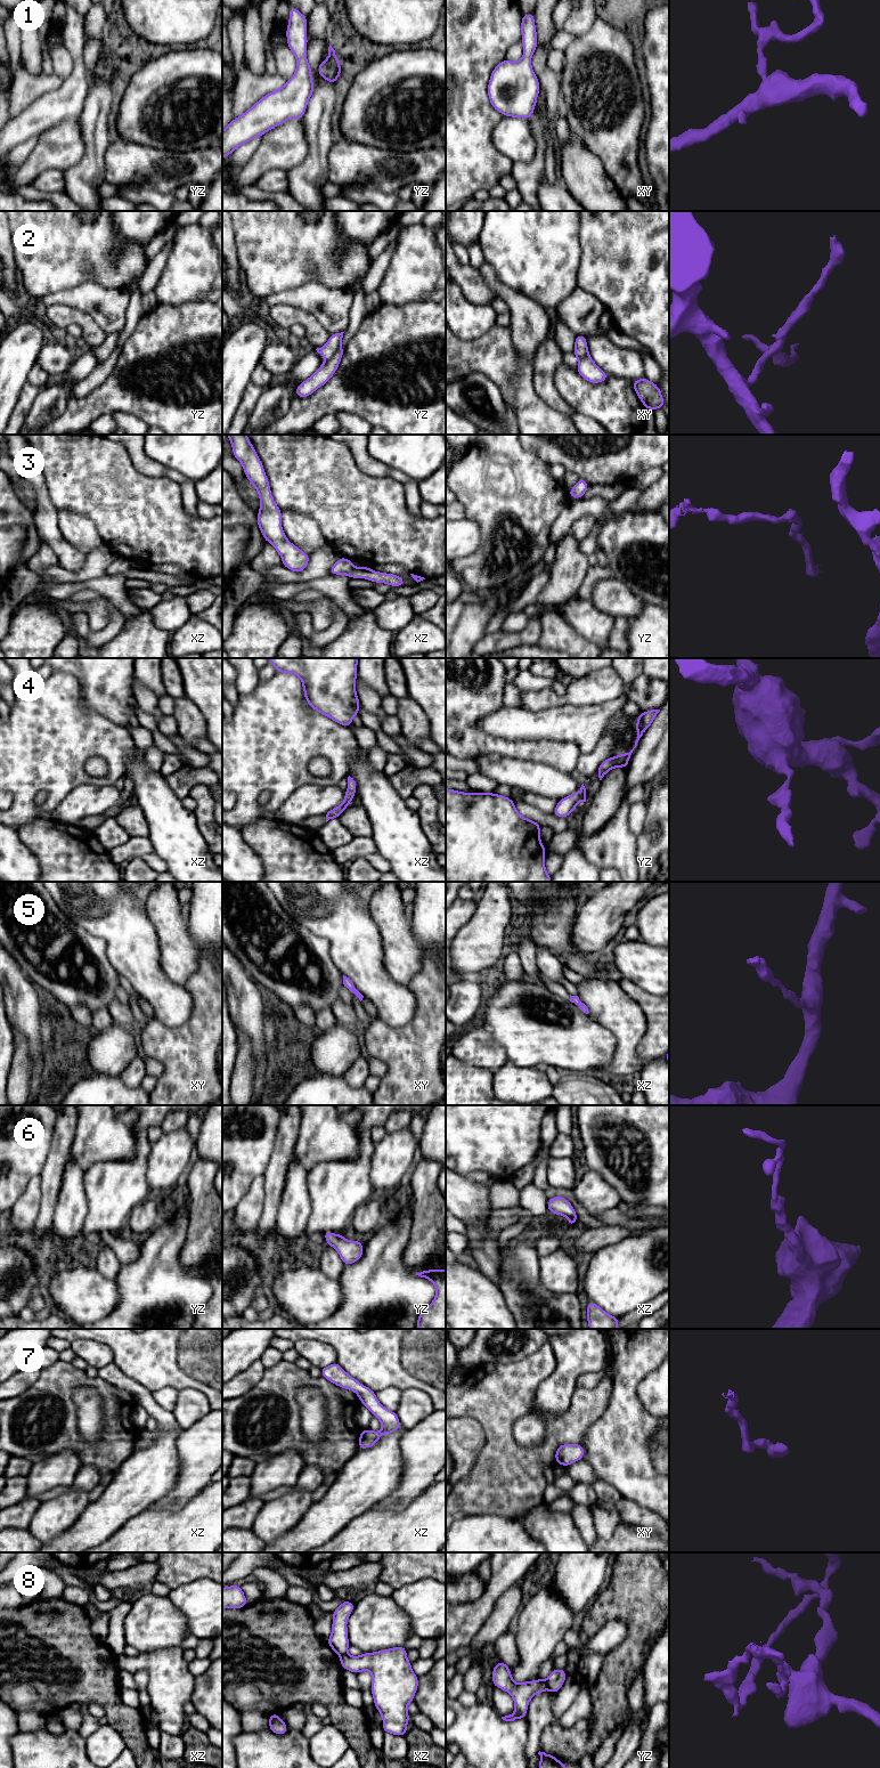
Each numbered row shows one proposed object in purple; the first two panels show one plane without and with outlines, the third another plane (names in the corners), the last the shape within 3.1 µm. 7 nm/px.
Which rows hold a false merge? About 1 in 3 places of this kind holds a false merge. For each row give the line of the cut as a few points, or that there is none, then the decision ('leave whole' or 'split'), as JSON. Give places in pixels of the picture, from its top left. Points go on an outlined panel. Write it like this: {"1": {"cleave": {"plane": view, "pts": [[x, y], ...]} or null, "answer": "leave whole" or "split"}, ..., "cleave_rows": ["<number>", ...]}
{"1": {"cleave": {"plane": "xy", "pts": [[523, 55], [530, 61]]}, "answer": "split"}, "2": {"cleave": {"plane": "yz", "pts": [[339, 347], [326, 362]]}, "answer": "split"}, "3": {"cleave": null, "answer": "leave whole"}, "4": {"cleave": null, "answer": "leave whole"}, "5": {"cleave": null, "answer": "leave whole"}, "6": {"cleave": null, "answer": "leave whole"}, "7": {"cleave": null, "answer": "leave whole"}, "8": {"cleave": {"plane": "yz", "pts": [[545, 1681], [548, 1688]]}, "answer": "split"}, "cleave_rows": ["1", "2", "8"]}

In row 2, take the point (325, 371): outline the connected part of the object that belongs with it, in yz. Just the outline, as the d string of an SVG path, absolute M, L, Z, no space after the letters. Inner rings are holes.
M339 348L328 362L321 364L309 379L301 382L295 389L295 396L299 398L309 397L318 388L326 384L336 372L344 350L345 348Z

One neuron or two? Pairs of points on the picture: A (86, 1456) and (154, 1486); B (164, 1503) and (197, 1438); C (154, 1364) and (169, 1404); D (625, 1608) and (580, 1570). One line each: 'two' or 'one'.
A: two
B: one
C: two
D: two

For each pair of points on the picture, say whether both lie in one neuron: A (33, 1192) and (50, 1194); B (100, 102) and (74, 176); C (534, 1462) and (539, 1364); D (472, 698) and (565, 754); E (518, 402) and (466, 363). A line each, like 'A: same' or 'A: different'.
A: different
B: same
C: same
D: same
E: same

